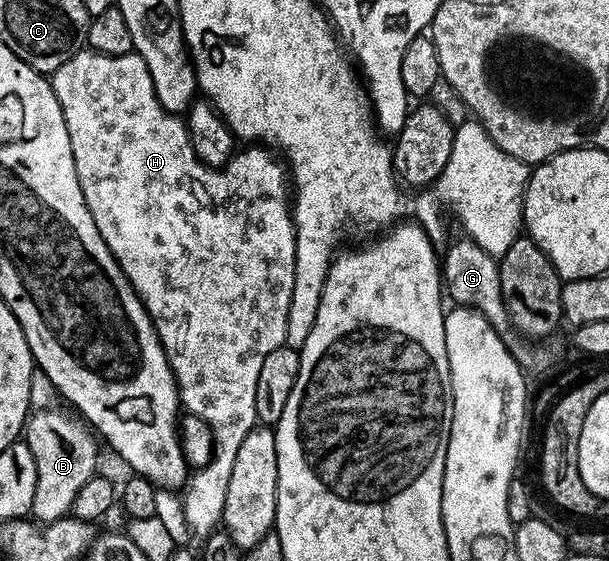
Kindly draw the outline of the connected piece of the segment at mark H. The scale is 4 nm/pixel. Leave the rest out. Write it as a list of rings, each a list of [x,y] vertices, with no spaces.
[[[81,50],[73,54],[56,72],[51,73],[52,89],[58,98],[58,106],[62,106],[62,118],[66,118],[66,130],[70,134],[70,150],[74,158],[74,166],[78,174],[78,182],[82,190],[82,198],[86,198],[86,206],[94,218],[94,226],[98,226],[98,234],[106,242],[110,254],[118,262],[118,266],[126,274],[132,284],[136,297],[148,311],[154,330],[164,347],[164,353],[176,379],[176,388],[180,391],[180,402],[183,411],[189,416],[204,420],[212,432],[212,459],[195,469],[189,475],[183,489],[184,520],[188,528],[199,538],[207,538],[211,532],[217,531],[224,514],[226,502],[226,486],[230,486],[230,474],[234,471],[234,457],[238,455],[238,446],[242,446],[242,438],[257,427],[256,407],[254,406],[254,390],[258,390],[258,374],[262,371],[262,358],[270,354],[270,350],[278,350],[286,344],[286,318],[290,314],[290,294],[294,294],[294,258],[296,257],[296,227],[292,221],[292,202],[290,199],[290,176],[275,151],[264,146],[244,146],[221,168],[207,168],[194,154],[194,146],[190,146],[187,123],[177,113],[167,112],[158,102],[158,94],[154,94],[154,82],[150,78],[150,70],[146,70],[146,62],[137,52],[127,52],[121,56],[108,56],[104,52]]]

